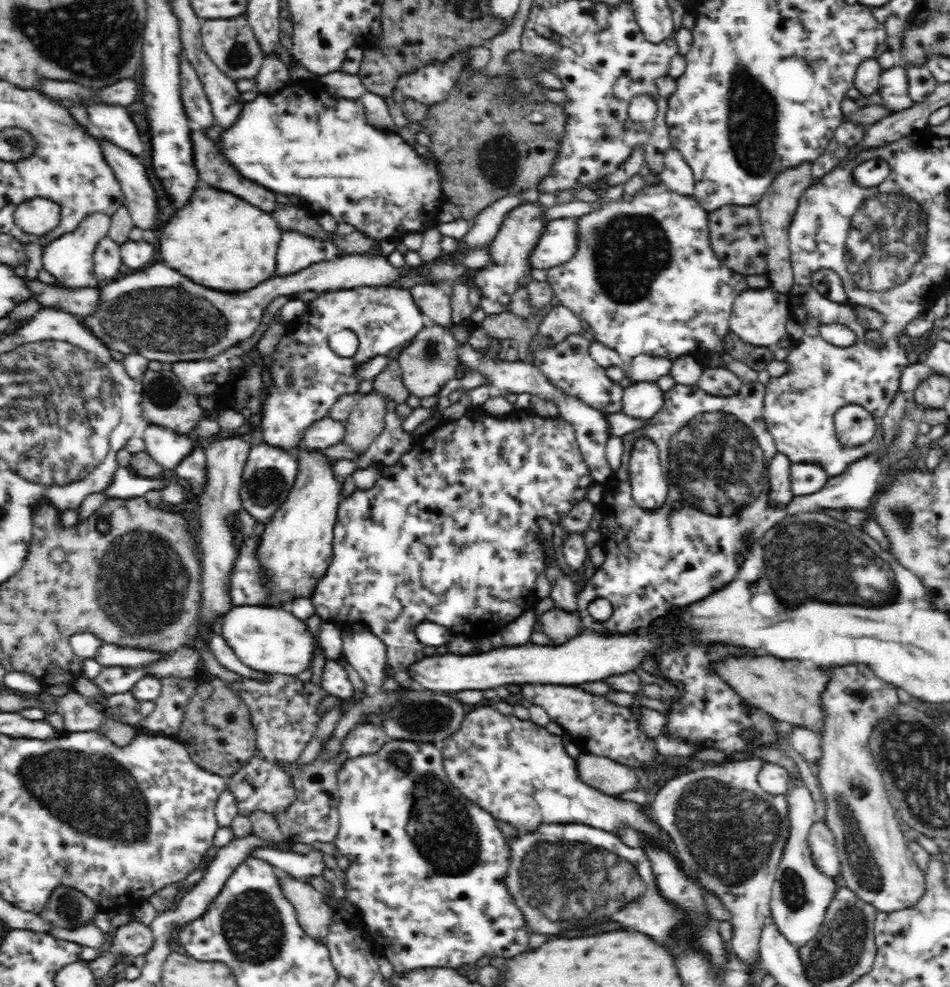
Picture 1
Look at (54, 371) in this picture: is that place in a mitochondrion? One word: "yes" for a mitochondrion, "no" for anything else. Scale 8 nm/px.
yes

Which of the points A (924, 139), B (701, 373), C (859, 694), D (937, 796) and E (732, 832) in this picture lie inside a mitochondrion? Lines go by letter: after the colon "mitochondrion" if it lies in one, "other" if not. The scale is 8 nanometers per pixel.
A: other
B: other
C: other
D: mitochondrion
E: mitochondrion

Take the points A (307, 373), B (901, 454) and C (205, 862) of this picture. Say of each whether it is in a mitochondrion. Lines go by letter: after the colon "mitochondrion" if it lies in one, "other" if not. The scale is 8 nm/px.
A: mitochondrion
B: other
C: other

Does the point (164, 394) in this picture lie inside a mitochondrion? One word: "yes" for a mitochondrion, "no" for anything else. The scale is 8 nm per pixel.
yes

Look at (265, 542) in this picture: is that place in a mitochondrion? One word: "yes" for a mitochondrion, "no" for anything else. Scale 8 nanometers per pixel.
no

